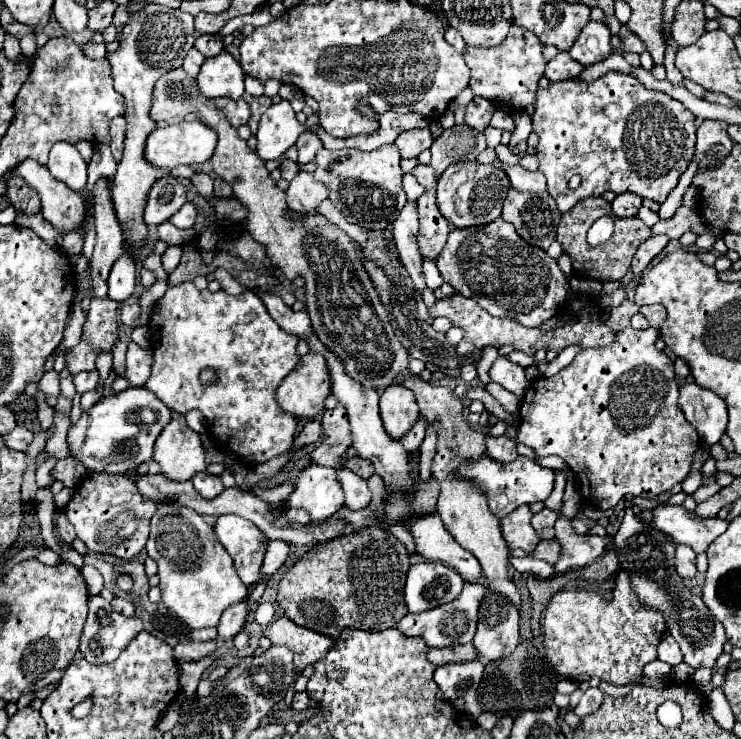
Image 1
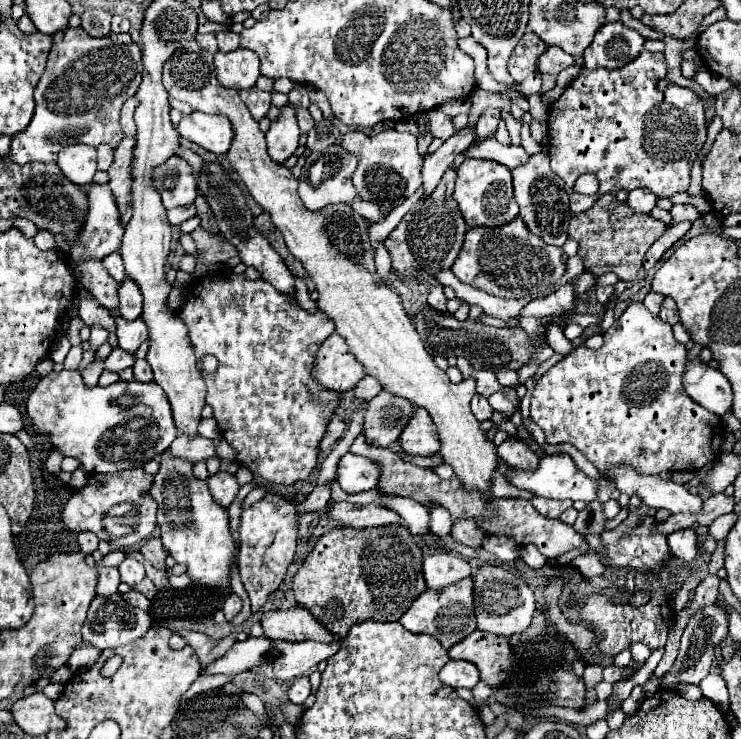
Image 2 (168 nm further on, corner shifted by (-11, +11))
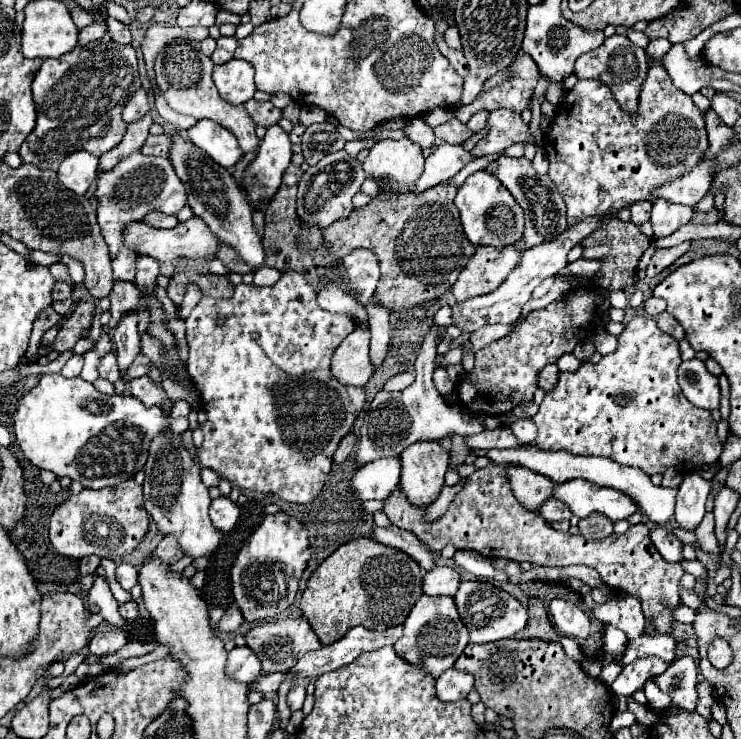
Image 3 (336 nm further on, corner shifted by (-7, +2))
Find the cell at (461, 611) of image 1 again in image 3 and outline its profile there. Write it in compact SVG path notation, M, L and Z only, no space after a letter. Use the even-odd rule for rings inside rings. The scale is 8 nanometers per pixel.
M421 595L421 599L415 603L415 607L411 609L405 621L405 631L401 641L395 643L395 653L401 659L405 659L409 665L423 669L425 673L431 673L431 677L437 679L443 671L453 667L453 663L467 647L467 643L469 643L469 633L463 621L459 619L453 597Z

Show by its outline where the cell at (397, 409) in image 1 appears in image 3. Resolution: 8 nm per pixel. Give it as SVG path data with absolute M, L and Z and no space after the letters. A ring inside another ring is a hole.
M421 441L401 453L401 489L415 507L429 507L445 487L449 453L437 441Z

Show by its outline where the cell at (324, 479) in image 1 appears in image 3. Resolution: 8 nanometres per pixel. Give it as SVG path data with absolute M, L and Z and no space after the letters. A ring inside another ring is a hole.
M385 457L375 463L363 465L353 481L351 489L361 501L367 499L379 499L385 501L401 481L401 461L397 457Z

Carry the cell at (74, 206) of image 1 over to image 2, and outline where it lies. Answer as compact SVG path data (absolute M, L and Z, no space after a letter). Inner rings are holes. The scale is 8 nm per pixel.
M89 184L85 186L85 196L87 196L87 214L85 220L77 232L77 240L71 246L71 262L73 264L83 264L87 260L101 260L103 256L107 256L107 252L117 252L125 226L119 224L119 212L115 208L115 200L111 196L111 190L107 188L107 184Z

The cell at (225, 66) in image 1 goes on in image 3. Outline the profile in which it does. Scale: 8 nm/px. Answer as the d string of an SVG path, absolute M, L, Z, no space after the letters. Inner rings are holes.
M233 59L227 65L215 67L213 81L225 101L229 101L231 105L243 105L255 95L253 73L255 71L251 63Z

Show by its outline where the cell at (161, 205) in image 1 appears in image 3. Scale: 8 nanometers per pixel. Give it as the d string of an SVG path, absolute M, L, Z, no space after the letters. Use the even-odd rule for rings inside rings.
M133 153L119 161L109 171L101 171L97 177L97 191L95 197L99 201L99 227L105 243L109 245L109 255L113 263L113 281L133 281L135 279L135 259L137 251L131 253L131 249L123 243L125 227L131 221L141 221L141 213L149 211L161 211L165 215L175 215L181 207L187 205L187 191L179 177L173 171L173 165L165 157L151 157L143 153Z

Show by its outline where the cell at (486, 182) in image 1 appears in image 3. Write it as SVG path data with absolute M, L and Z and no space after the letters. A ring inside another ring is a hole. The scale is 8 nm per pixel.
M477 171L459 187L459 193L455 197L455 207L461 215L461 225L467 235L467 239L479 247L489 245L503 249L507 245L517 243L523 237L525 229L525 213L517 205L517 201L511 197L511 193L499 183L499 179L487 171Z

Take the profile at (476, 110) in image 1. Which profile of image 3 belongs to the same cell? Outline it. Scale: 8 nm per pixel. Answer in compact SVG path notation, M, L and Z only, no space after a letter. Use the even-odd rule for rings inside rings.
M495 109L489 115L491 131L487 137L483 137L475 147L473 147L473 157L483 157L491 155L497 151L503 151L515 143L533 143L535 147L541 147L541 141L537 141L531 131L529 123L521 119L521 113L511 111L511 109Z

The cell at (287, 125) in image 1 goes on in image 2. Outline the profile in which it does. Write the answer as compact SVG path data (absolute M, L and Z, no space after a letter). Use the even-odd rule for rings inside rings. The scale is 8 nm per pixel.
M285 104L279 118L275 118L267 130L267 150L269 156L283 164L299 146L299 124L295 116L295 106Z

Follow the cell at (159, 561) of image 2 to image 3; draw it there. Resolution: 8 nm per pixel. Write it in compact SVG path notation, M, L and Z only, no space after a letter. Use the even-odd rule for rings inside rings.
M167 535L167 537L159 543L159 547L153 551L153 555L161 557L163 561L169 561L169 563L173 565L173 563L177 563L177 561L183 557L183 549L179 549L179 543L177 543L175 535Z

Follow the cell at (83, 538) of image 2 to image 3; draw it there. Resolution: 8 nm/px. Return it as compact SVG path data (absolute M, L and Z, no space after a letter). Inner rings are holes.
M85 557L83 561L79 561L79 571L81 575L93 575L99 565L101 565L99 557Z

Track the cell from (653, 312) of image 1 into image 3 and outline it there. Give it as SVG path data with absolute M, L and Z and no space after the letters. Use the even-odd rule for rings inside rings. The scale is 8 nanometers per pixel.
M665 311L665 313L661 313L659 317L657 317L657 325L659 325L659 329L661 331L665 331L665 333L669 333L673 339L677 339L677 341L681 341L683 337L685 337L685 333L683 333L683 327Z

